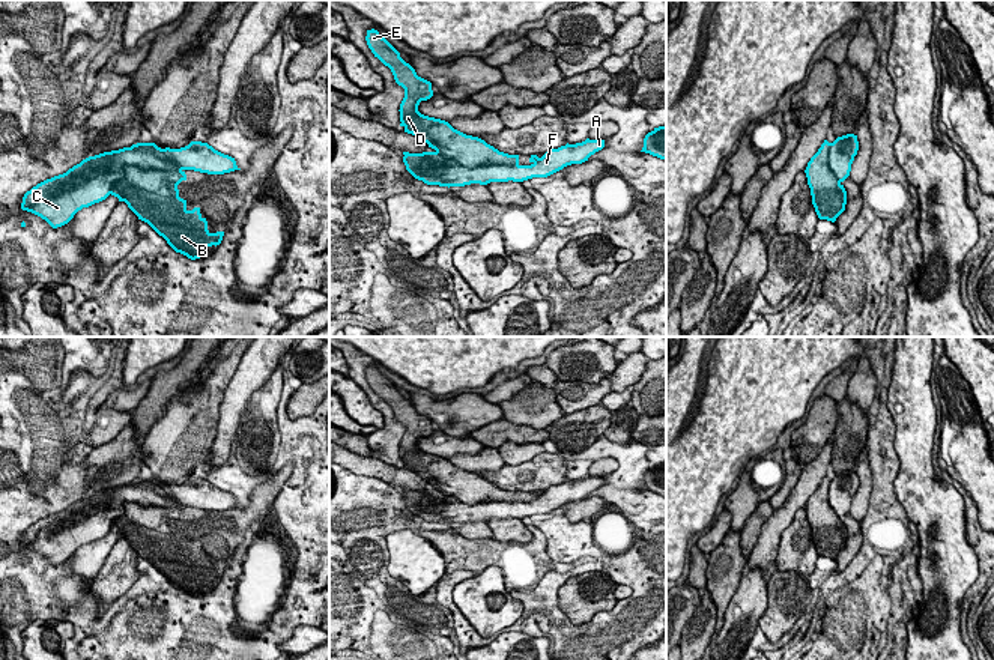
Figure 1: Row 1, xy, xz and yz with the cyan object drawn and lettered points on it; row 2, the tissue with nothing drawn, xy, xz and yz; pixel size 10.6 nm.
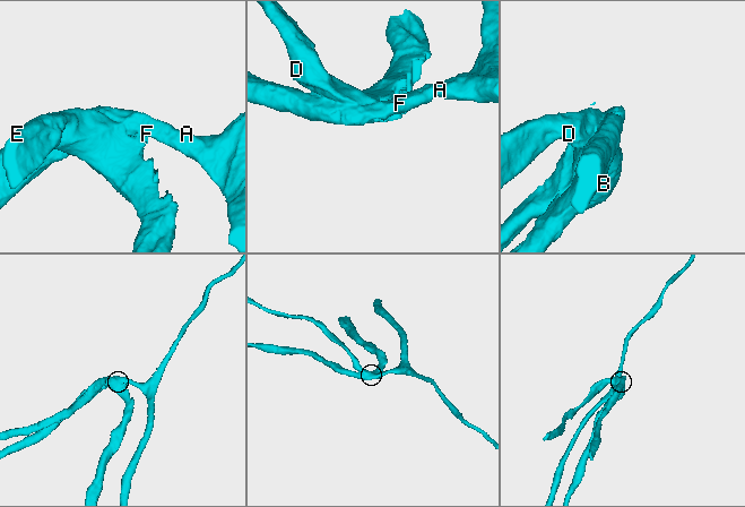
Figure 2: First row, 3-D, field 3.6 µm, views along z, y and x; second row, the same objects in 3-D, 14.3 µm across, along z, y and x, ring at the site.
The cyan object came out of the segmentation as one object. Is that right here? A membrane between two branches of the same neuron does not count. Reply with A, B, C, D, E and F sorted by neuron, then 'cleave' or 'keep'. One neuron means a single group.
A C F / B D E | cleave

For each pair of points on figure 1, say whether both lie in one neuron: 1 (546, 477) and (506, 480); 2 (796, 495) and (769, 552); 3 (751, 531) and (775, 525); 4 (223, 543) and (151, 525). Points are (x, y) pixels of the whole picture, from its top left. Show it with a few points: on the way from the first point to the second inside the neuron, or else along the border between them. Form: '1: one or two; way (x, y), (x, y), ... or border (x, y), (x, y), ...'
1: one; way (536, 471), (530, 469), (521, 478), (516, 478)
2: one; way (788, 508), (773, 526), (769, 538)
3: two; border (773, 511), (761, 526), (758, 540), (748, 558)
4: one; way (205, 526), (169, 525)

